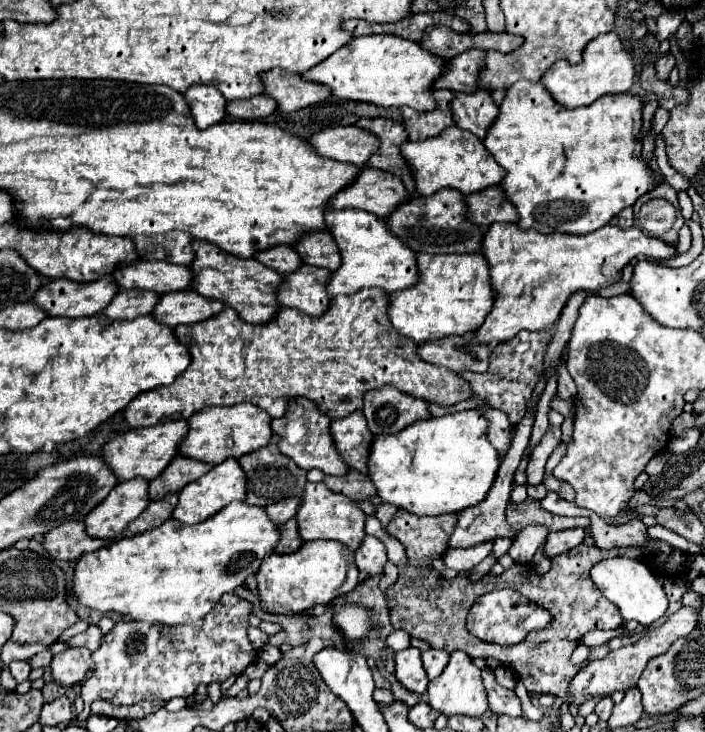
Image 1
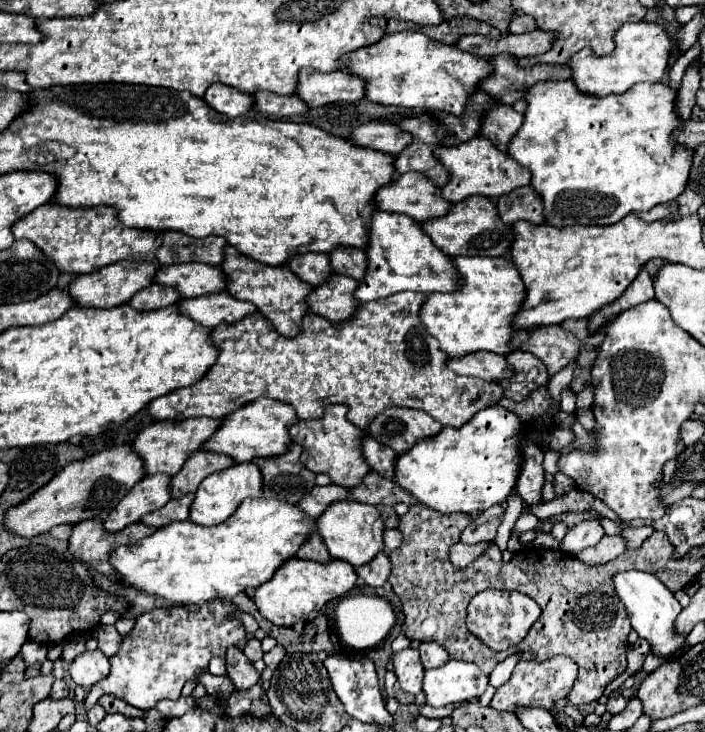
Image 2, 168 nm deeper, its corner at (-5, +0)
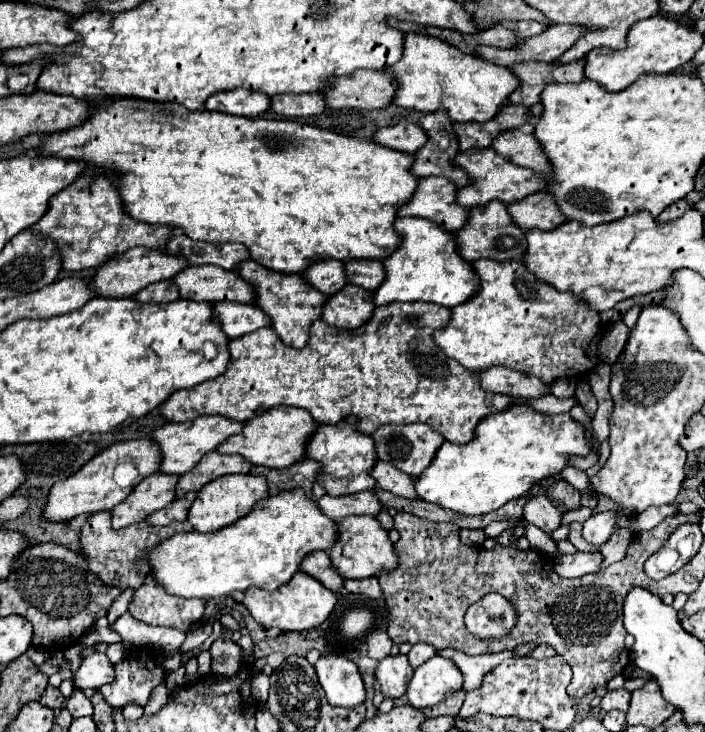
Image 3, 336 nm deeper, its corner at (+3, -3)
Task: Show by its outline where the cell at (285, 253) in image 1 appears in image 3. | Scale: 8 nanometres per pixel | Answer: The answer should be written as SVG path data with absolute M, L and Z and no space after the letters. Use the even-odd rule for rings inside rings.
M327 260L327 262L313 264L311 268L307 268L303 272L303 278L315 290L323 292L325 296L339 292L339 288L343 288L343 284L347 284L345 268L343 268L343 262L339 262L339 260Z

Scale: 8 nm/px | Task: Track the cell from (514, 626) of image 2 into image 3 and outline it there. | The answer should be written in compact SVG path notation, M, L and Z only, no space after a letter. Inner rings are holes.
M487 594L467 608L465 626L467 632L481 640L503 638L511 628L515 628L517 618L515 606L505 596Z

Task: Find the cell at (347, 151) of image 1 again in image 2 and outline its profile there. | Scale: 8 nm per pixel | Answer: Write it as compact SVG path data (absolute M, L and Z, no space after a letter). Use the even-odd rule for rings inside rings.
M367 123L357 127L351 139L355 145L399 155L413 141L413 135L393 123Z

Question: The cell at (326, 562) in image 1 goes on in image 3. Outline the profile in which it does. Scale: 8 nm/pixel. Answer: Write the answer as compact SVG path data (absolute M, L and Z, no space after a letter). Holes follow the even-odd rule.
M297 572L287 584L283 584L275 594L259 590L259 588L249 588L245 590L245 600L243 604L247 606L249 614L263 626L263 628L281 628L281 630L309 630L319 624L323 624L333 610L337 602L337 594L325 588L319 580L305 572Z

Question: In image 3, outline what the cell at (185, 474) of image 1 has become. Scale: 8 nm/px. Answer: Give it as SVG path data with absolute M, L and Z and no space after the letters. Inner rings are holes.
M209 452L207 456L203 456L203 460L199 460L199 464L195 464L195 468L191 472L179 476L175 496L183 498L187 492L197 492L207 482L211 482L219 476L237 474L237 472L245 474L245 472L249 472L249 468L251 468L251 464L237 454L225 456L219 452Z

